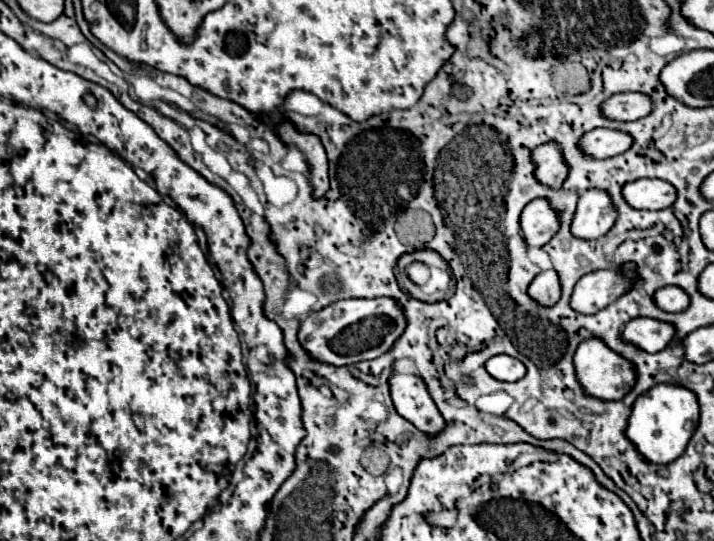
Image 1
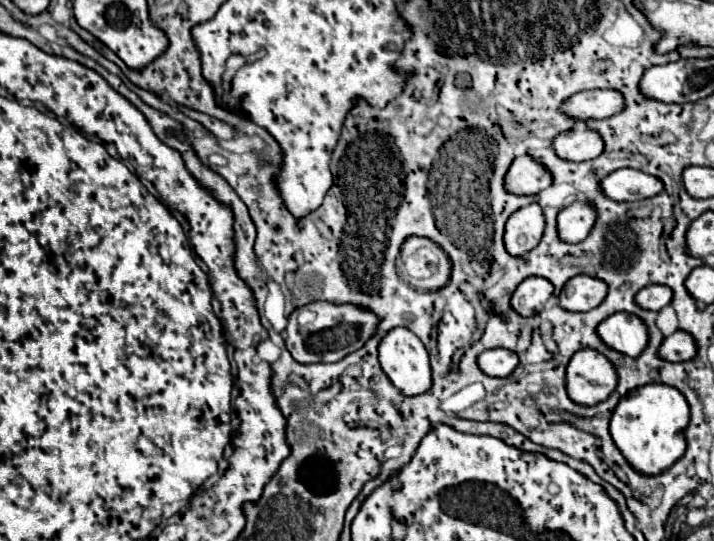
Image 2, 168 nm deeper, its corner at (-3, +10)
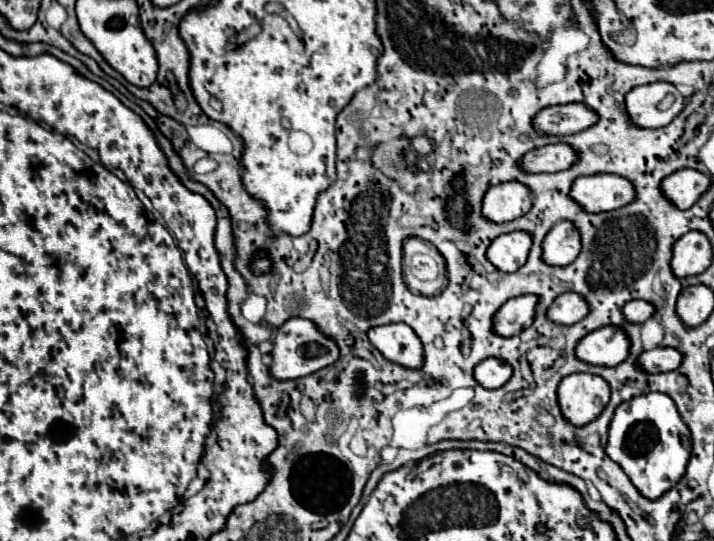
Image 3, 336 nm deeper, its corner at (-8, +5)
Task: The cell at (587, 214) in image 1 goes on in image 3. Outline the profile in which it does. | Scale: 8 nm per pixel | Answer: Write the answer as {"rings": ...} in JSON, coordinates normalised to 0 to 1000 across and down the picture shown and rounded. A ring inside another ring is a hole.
{"rings":[[[779,412],[759,445],[759,482],[773,494],[798,490],[812,468],[812,431],[801,412]]]}

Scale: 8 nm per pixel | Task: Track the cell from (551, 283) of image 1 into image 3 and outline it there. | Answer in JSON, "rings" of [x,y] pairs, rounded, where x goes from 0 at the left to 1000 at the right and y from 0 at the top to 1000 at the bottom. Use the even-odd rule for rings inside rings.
{"rings":[[[731,545],[709,556],[695,575],[695,586],[689,590],[689,608],[695,608],[700,623],[720,623],[723,616],[734,612],[739,601],[745,601],[751,556],[751,545]]]}

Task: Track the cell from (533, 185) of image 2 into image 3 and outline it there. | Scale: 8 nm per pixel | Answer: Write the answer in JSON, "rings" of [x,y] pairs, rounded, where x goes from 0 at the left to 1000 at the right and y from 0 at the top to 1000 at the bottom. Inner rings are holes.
{"rings":[[[725,335],[700,338],[689,349],[683,349],[683,357],[678,360],[678,372],[675,372],[678,405],[695,409],[695,412],[720,409],[720,405],[731,401],[734,394],[739,394],[742,383],[745,383],[745,360]]]}

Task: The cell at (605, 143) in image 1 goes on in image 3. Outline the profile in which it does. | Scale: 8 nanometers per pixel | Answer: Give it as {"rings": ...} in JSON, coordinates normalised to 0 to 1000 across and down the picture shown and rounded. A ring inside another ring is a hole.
{"rings":[[[779,264],[739,279],[728,294],[728,312],[734,312],[737,320],[776,320],[796,312],[801,301],[807,301],[807,294],[810,287],[798,268]]]}

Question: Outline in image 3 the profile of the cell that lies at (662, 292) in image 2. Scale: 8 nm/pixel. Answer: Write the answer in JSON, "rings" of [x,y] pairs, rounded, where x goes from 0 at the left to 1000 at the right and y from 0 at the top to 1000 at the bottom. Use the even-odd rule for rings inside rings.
{"rings":[[[880,556],[874,567],[871,567],[871,579],[874,579],[874,590],[877,593],[885,593],[885,597],[902,597],[905,590],[910,590],[916,582],[916,567],[908,560],[908,556]]]}

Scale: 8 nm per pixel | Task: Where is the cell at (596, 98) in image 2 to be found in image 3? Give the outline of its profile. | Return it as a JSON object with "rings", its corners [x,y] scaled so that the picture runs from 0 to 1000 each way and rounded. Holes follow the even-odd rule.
{"rings":[[[815,190],[765,198],[748,213],[745,235],[756,250],[804,250],[838,224],[838,213]]]}

